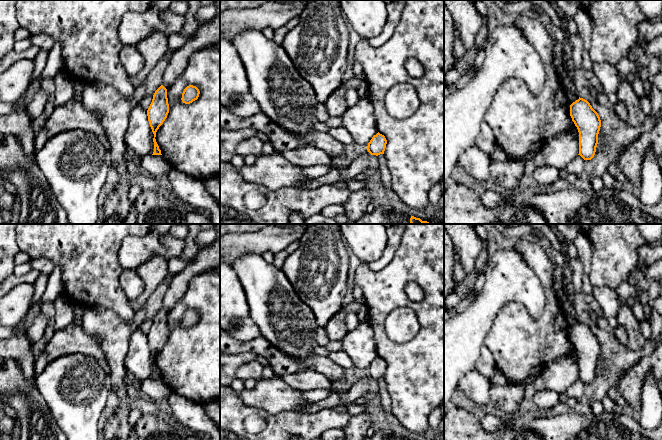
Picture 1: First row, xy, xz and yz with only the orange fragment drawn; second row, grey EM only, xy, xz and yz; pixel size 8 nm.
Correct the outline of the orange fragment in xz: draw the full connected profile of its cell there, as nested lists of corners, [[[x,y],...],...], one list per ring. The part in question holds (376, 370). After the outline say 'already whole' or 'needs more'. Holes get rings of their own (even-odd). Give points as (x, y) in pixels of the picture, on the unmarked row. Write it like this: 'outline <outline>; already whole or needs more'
outline [[[378,356],[372,361],[366,373],[371,379],[378,380],[380,378],[384,378],[386,368],[387,364],[385,360]]]; already whole

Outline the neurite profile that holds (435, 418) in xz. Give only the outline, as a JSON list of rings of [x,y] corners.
[[[439,407],[434,409],[431,412],[431,414],[429,416],[429,426],[432,429],[433,433],[438,432],[440,430],[439,425],[440,425],[442,419],[443,419],[443,417],[442,417],[441,410]]]

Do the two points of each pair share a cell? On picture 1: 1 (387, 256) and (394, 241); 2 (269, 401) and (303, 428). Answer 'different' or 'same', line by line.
1: same
2: different

